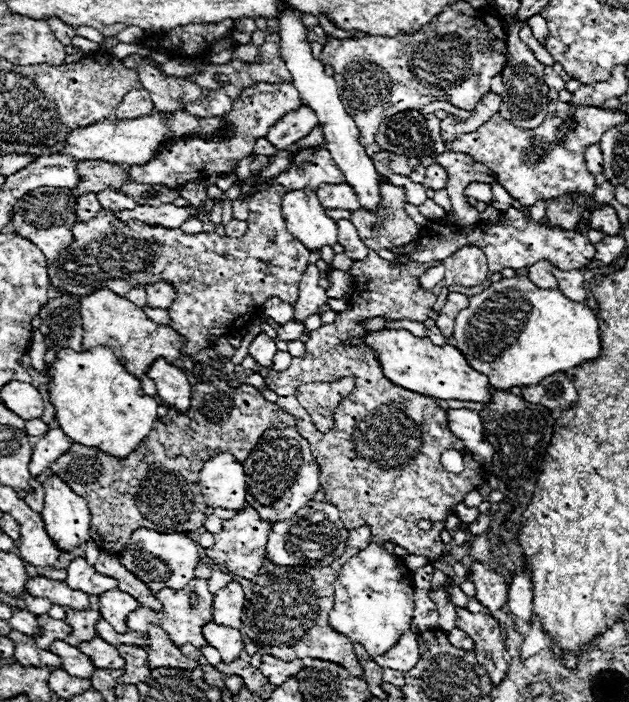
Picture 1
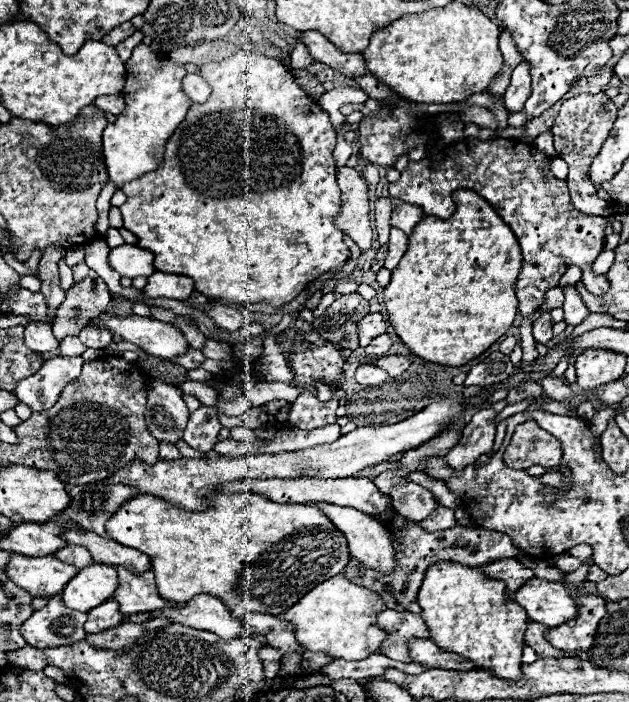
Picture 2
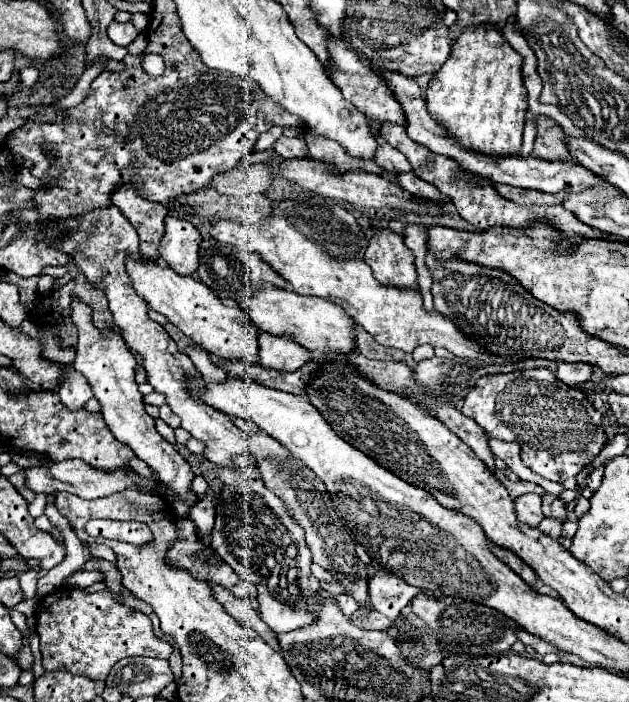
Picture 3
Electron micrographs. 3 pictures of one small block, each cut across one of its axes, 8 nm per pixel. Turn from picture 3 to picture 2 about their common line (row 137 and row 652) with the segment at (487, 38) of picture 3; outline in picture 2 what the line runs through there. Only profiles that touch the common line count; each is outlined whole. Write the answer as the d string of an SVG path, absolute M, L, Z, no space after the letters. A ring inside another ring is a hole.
M442 560L428 568L416 602L422 606L422 618L436 646L468 658L480 670L488 670L496 678L520 678L528 616L518 604L506 602L502 580L488 580L476 566L470 568Z

